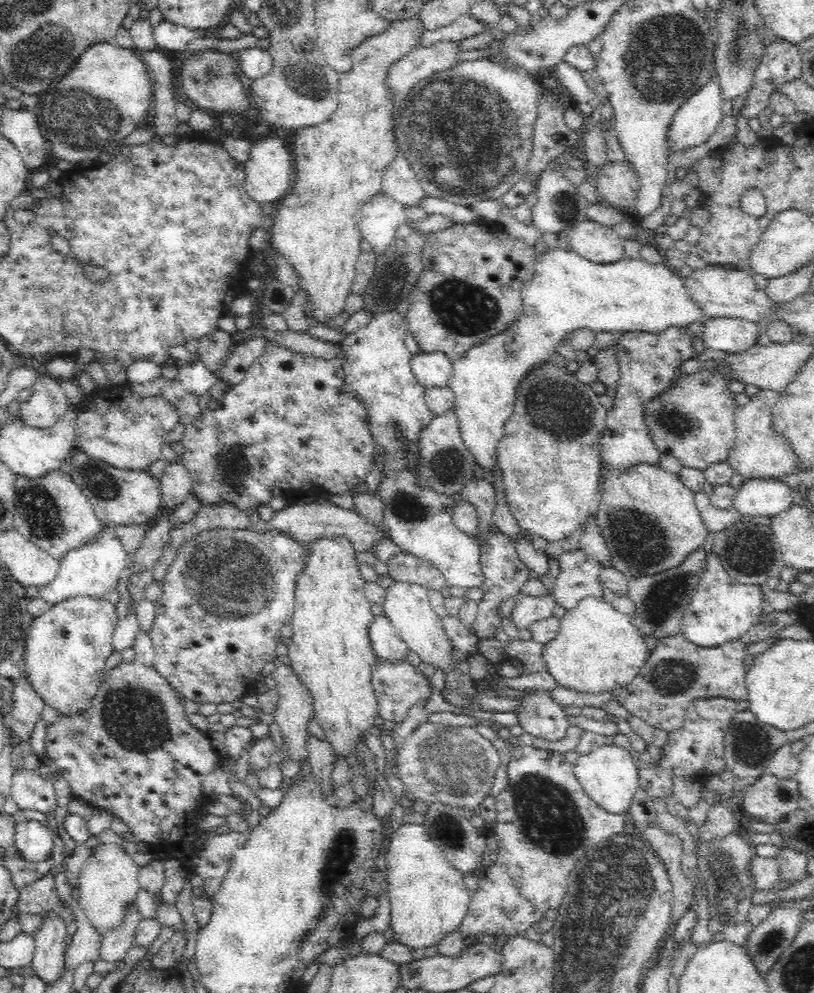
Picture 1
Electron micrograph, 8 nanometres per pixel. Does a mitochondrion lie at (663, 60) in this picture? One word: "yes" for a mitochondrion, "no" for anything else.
yes

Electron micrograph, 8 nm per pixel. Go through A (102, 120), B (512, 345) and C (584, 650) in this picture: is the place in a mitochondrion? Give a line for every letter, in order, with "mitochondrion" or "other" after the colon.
A: mitochondrion
B: mitochondrion
C: other

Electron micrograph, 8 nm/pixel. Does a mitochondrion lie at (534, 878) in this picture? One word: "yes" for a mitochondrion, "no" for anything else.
no

